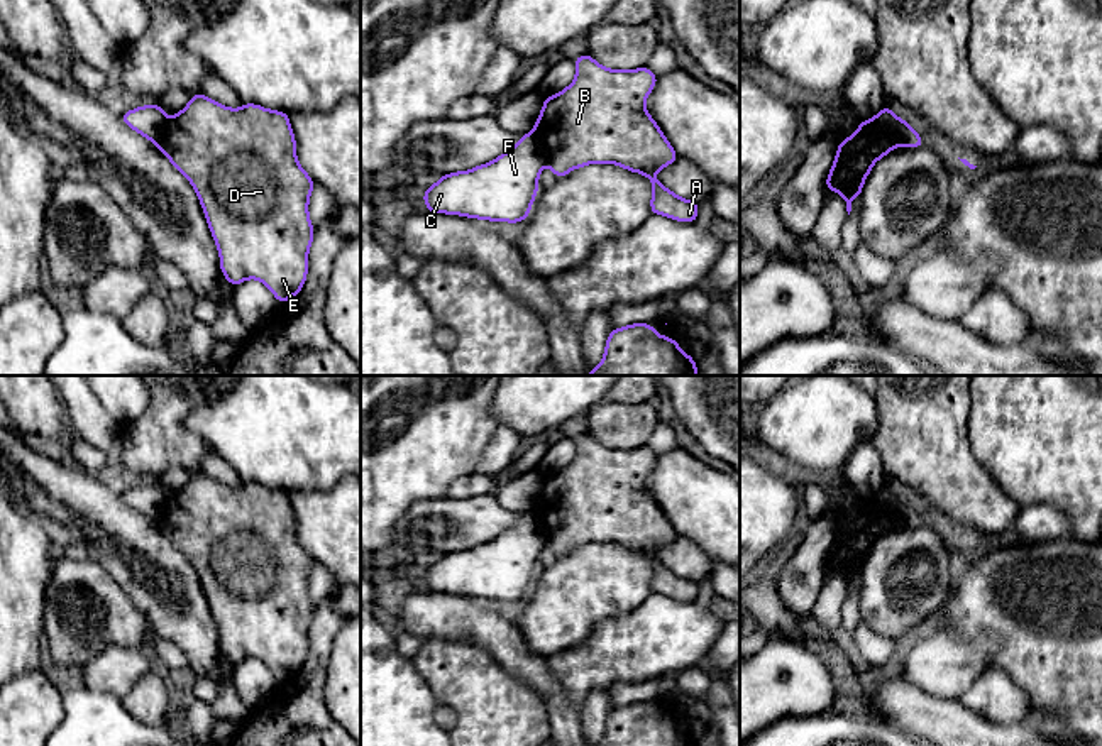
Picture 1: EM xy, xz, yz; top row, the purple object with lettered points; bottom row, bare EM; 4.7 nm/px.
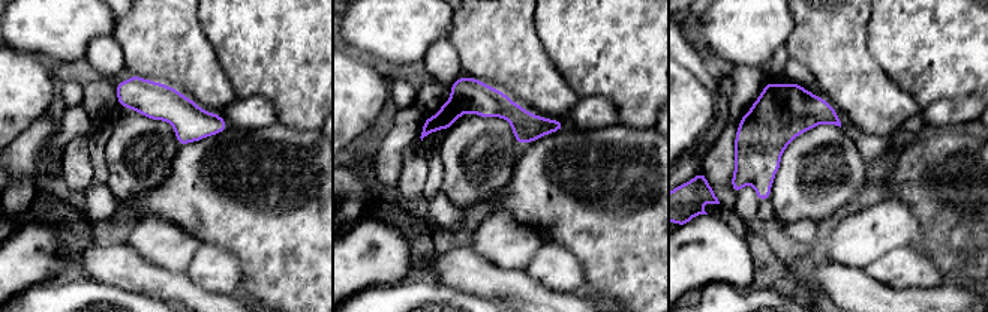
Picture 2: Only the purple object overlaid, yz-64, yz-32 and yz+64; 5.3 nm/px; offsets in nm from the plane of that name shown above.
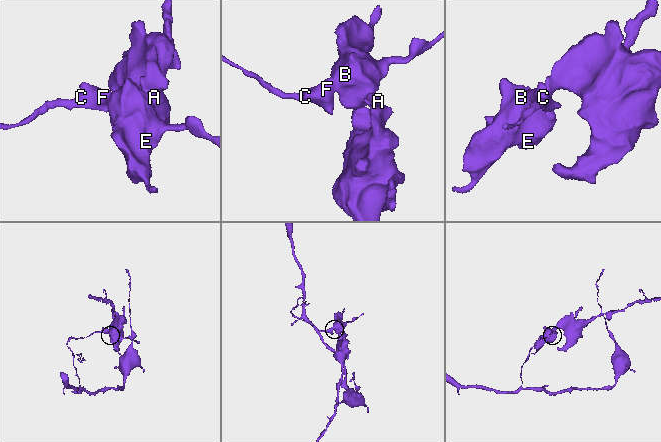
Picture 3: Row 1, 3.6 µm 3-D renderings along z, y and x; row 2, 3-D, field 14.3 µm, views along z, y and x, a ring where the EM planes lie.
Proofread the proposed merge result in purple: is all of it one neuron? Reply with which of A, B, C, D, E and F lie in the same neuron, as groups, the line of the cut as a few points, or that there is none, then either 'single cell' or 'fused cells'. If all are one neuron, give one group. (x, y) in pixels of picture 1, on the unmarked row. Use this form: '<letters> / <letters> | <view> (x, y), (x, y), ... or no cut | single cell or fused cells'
A B D E / C F | xz (530, 511), (539, 520), (547, 542) | fused cells

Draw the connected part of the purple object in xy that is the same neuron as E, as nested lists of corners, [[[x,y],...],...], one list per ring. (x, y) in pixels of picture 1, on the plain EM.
[[[198,470],[181,491],[166,497],[156,526],[191,562],[217,623],[223,656],[232,665],[257,658],[281,683],[296,675],[308,655],[308,631],[315,616],[308,582],[317,563],[298,541],[289,494],[256,482],[229,487]]]

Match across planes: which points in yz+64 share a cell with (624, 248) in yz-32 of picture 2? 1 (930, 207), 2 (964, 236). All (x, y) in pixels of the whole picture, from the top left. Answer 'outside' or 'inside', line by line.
1: inside
2: outside

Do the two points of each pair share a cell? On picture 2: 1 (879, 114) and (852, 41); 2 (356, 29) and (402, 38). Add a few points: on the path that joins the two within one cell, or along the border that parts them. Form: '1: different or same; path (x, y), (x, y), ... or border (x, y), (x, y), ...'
1: same; path (868, 96), (852, 78), (852, 59)
2: same; path (368, 29), (390, 29)

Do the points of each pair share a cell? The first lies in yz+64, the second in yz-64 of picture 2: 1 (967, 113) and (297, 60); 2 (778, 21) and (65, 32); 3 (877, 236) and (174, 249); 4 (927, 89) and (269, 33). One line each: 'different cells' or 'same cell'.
1: different cells
2: same cell
3: same cell
4: same cell

